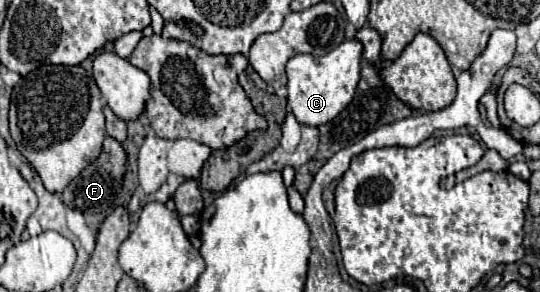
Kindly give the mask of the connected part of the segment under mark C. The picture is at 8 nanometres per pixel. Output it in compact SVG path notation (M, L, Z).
M346 40L324 56L296 54L286 64L288 74L288 106L296 120L306 126L322 126L336 118L350 102L360 78L362 44L358 40Z

